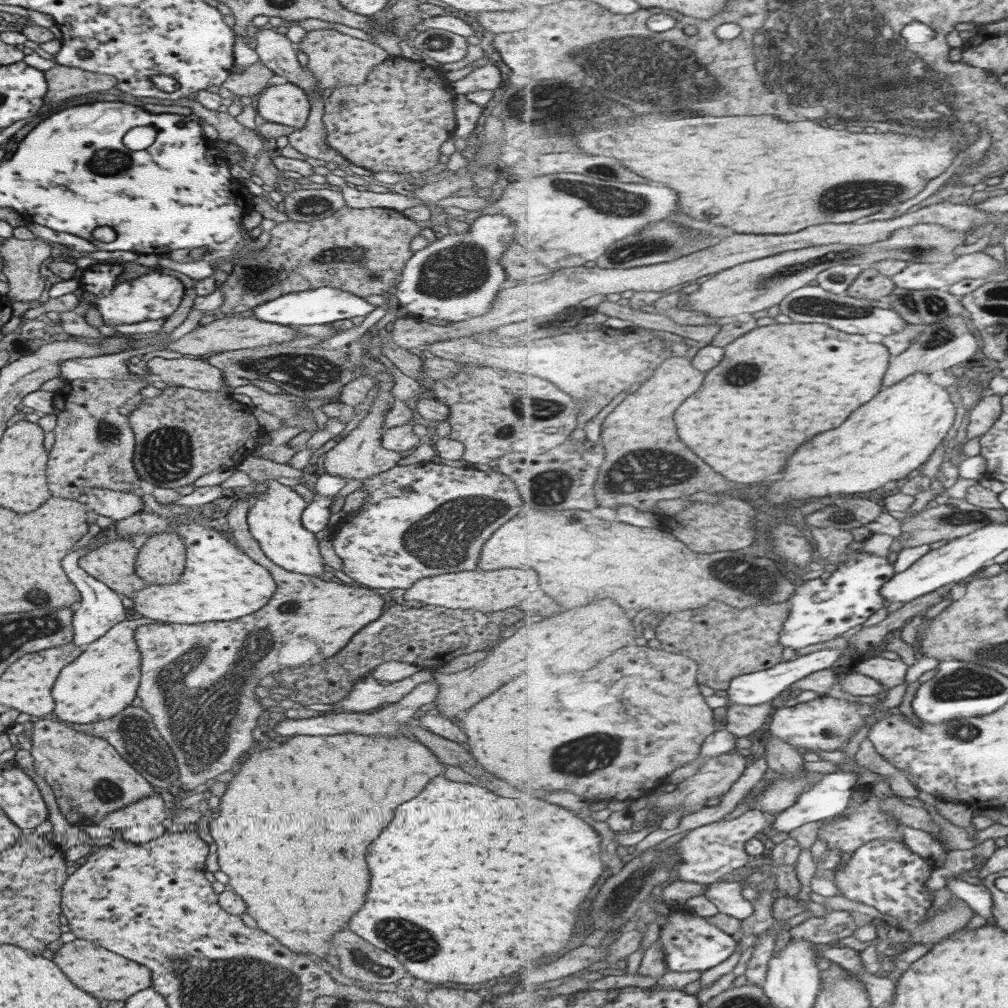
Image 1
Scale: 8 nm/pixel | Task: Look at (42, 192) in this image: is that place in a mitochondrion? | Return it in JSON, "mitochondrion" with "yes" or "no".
{"mitochondrion":"no"}

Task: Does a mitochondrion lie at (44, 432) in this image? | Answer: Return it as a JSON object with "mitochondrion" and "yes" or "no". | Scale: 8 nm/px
{"mitochondrion":"no"}

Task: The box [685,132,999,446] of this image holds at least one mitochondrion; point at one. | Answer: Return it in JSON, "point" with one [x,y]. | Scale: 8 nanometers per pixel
{"point":[842,197]}

